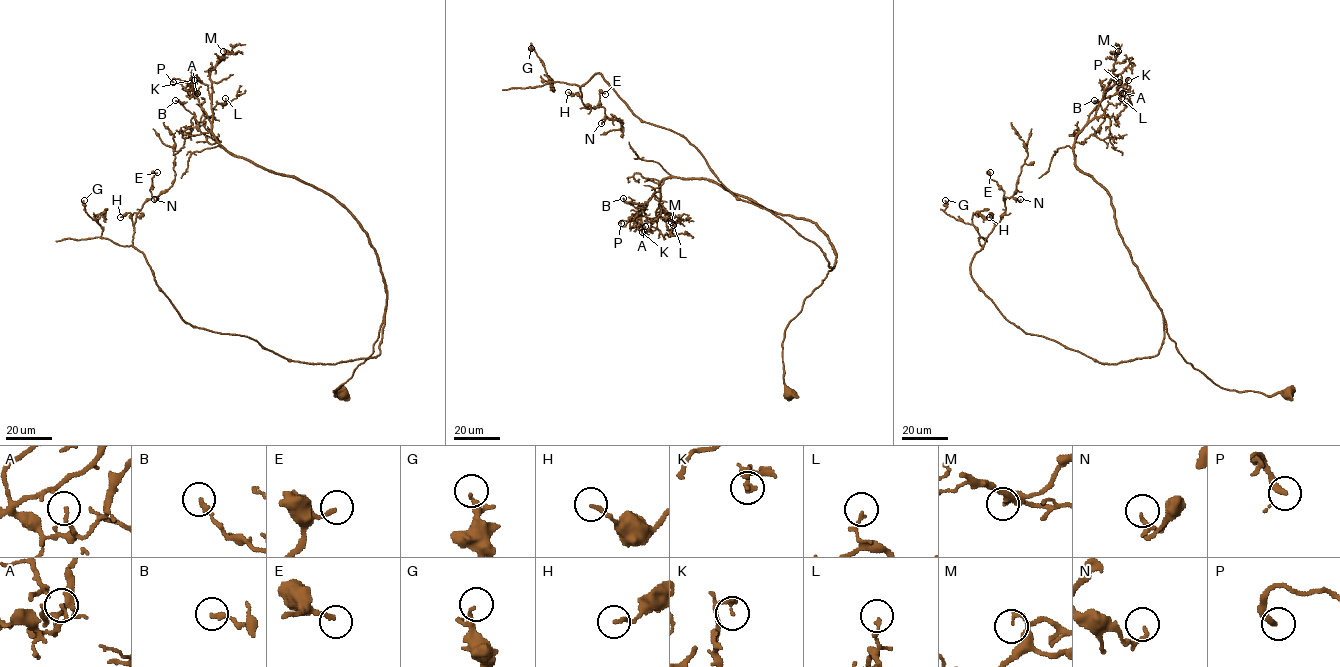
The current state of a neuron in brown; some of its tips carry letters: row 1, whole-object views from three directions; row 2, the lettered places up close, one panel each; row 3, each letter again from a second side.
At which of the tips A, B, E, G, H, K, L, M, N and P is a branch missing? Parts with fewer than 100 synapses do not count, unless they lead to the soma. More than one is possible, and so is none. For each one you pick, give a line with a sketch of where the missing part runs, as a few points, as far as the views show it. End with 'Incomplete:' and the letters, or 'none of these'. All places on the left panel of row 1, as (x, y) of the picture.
Incomplete: none of these

